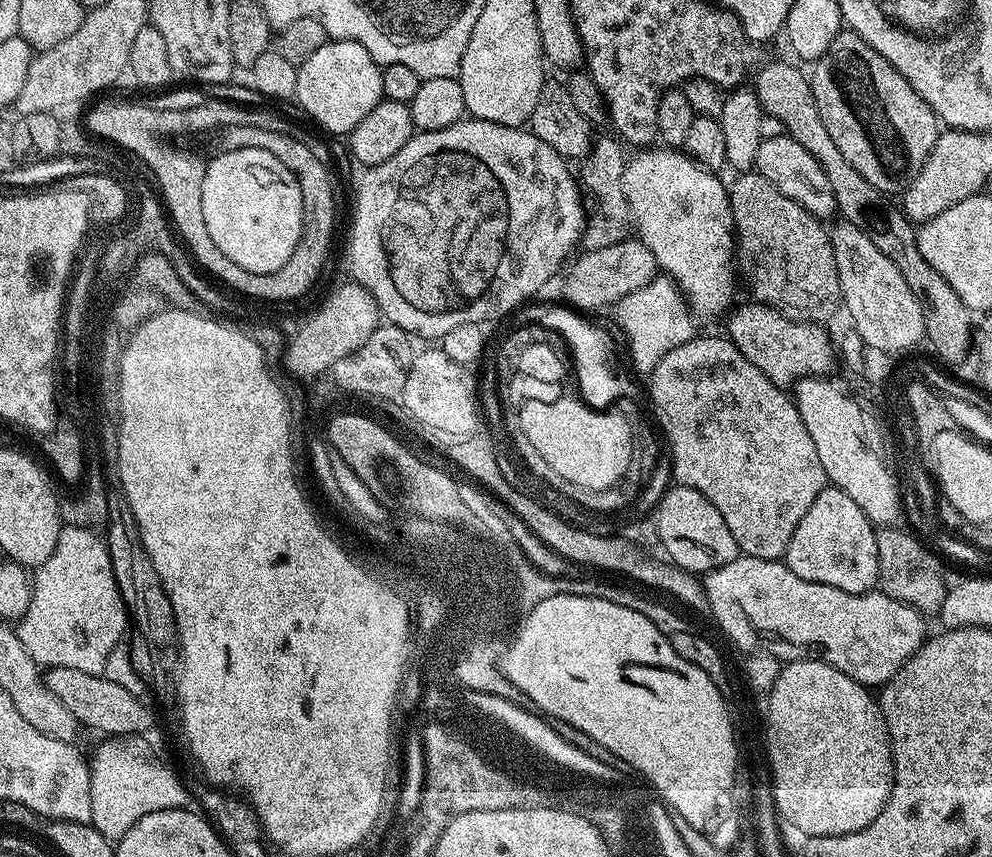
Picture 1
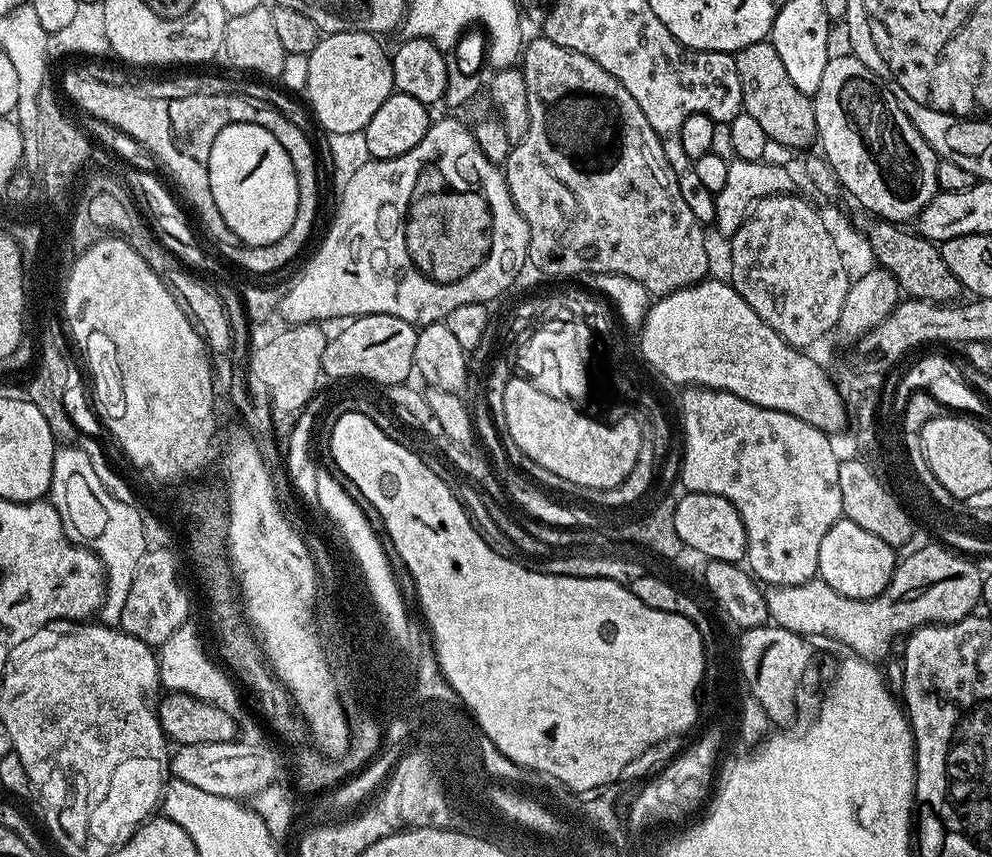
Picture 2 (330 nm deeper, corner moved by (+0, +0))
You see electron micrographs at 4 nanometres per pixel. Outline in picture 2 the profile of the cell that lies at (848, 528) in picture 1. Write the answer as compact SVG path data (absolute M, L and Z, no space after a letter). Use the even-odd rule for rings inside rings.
M841 518L826 530L826 538L822 538L822 547L818 549L818 576L838 594L846 598L869 600L890 582L898 563L897 549L891 548L882 538L870 534L870 530L862 530L858 522L850 522Z

